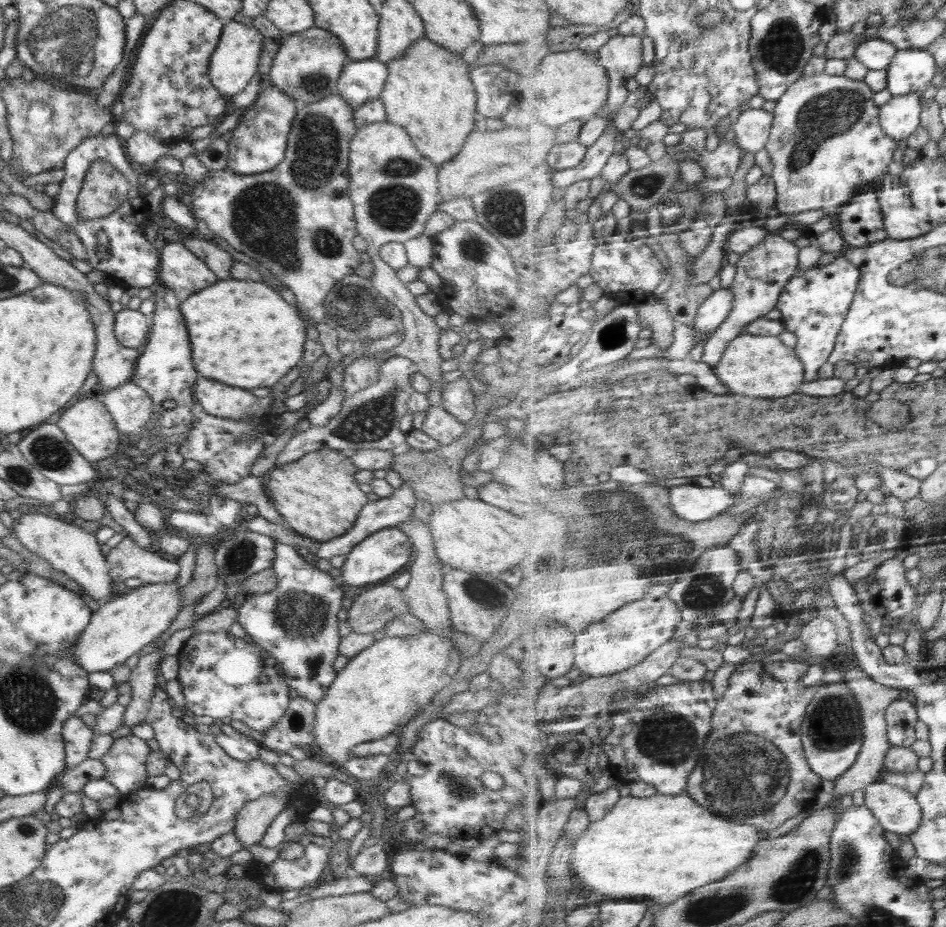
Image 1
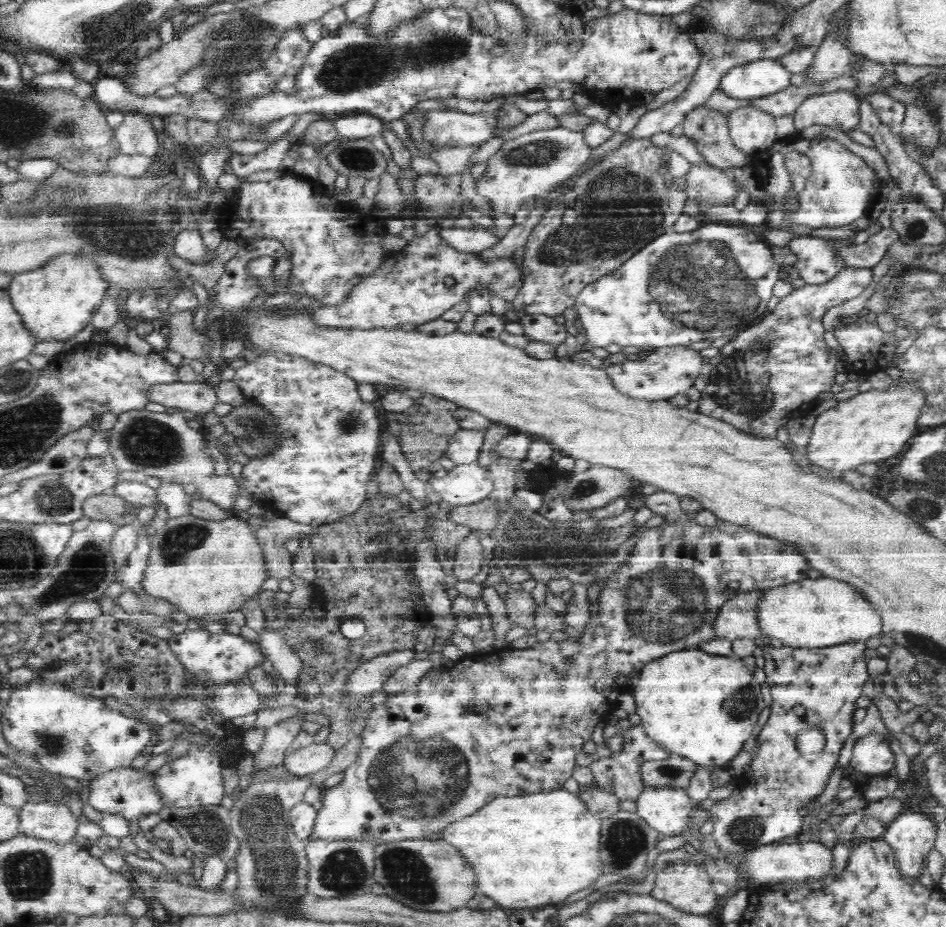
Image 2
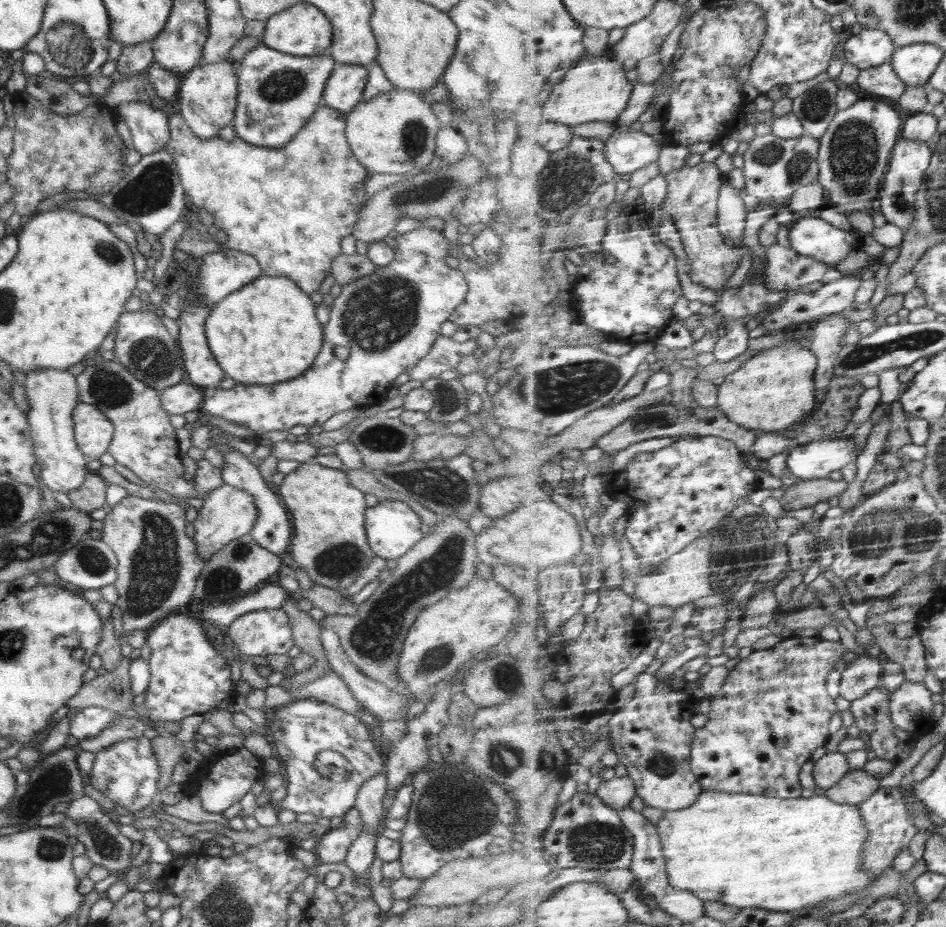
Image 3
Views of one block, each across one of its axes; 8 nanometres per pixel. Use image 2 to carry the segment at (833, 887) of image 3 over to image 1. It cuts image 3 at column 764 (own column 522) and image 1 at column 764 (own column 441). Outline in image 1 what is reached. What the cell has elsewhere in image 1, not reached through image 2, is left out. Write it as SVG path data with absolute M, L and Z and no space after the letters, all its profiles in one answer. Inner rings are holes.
M686 792L679 795L658 793L650 798L629 795L622 797L616 807L600 821L593 822L575 845L572 870L592 886L592 890L610 898L656 898L653 905L668 906L691 895L702 886L712 885L732 875L740 866L750 862L768 832L758 826L739 821L728 822L724 817L708 812Z

